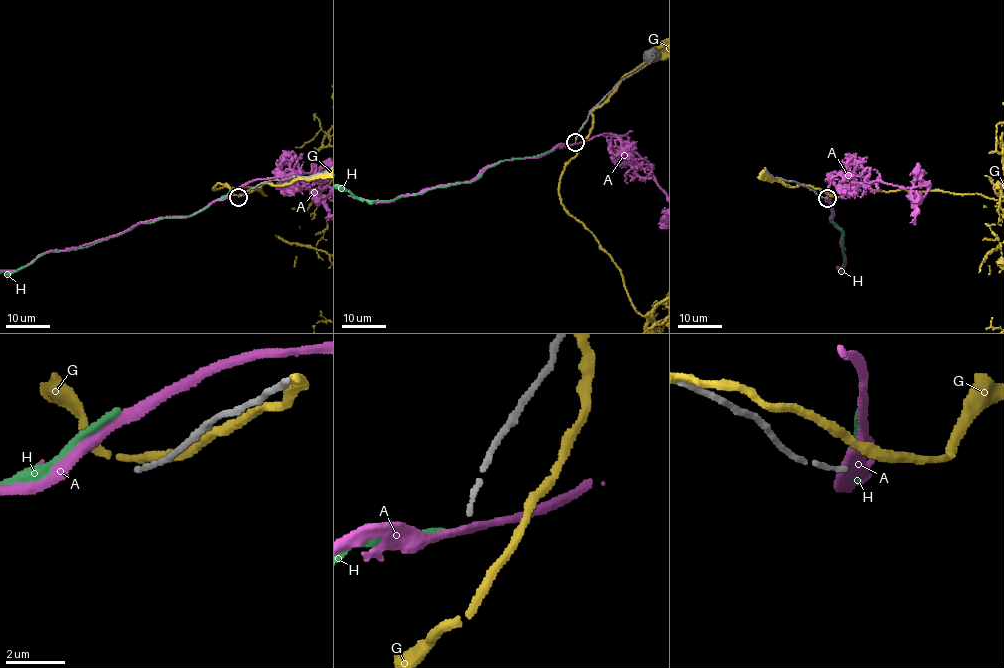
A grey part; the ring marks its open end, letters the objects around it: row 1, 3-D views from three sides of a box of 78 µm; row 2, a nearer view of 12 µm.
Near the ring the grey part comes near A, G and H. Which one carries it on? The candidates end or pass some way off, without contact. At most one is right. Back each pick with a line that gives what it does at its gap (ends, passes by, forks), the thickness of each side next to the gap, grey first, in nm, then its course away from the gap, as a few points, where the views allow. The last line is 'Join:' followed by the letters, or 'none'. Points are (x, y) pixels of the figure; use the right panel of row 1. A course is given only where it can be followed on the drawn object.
Join: none

